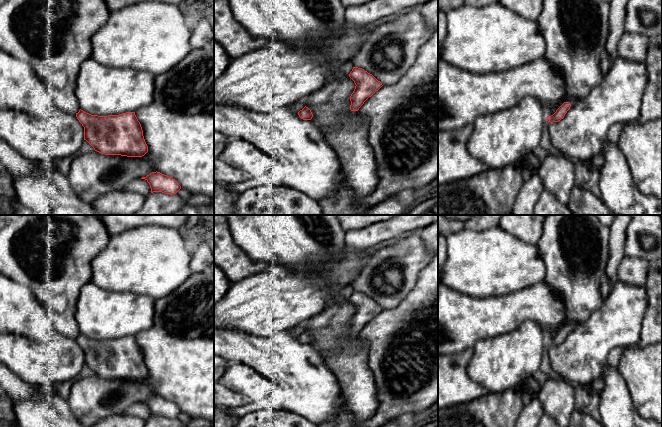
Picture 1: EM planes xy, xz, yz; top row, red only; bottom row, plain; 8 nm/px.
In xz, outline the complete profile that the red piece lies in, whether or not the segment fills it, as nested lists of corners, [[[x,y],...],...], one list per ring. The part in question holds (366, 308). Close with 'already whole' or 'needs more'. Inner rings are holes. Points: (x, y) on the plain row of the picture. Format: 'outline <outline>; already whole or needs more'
outline [[[353,291],[349,301],[356,309],[353,317],[350,320],[350,334],[358,335],[364,326],[383,309],[372,298],[358,291]]]; already whole

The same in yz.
outline [[[570,322],[568,324],[566,324],[557,334],[556,336],[551,339],[551,340],[547,340],[547,345],[550,347],[553,346],[558,346],[561,343],[564,342],[565,338],[567,337],[567,335],[573,331],[576,327],[578,327],[581,324],[581,322]]]; needs more

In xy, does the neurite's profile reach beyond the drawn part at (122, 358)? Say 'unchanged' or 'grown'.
unchanged

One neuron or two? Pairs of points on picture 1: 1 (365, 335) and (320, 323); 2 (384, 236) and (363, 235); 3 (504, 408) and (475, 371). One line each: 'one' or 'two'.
1: two
2: one
3: two

